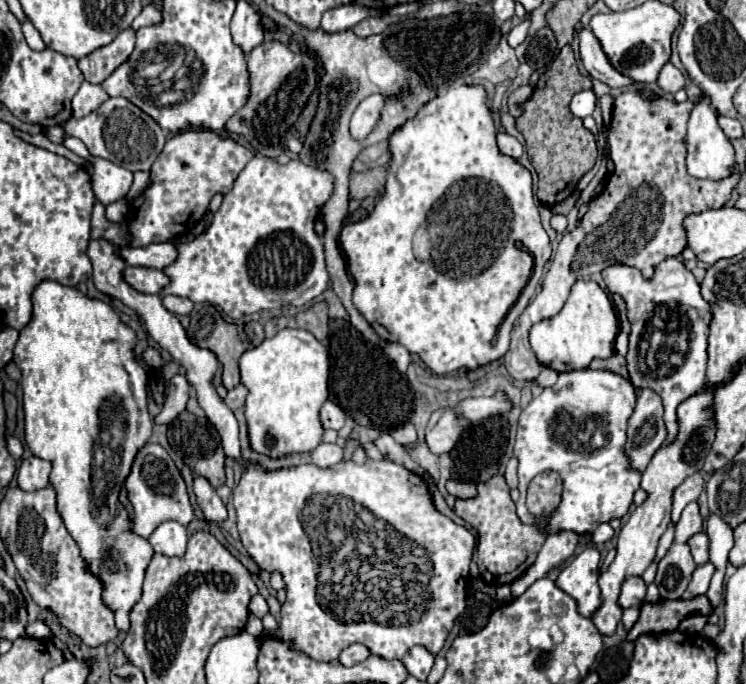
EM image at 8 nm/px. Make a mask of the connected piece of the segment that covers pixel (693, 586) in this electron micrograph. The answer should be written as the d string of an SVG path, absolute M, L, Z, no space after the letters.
M708 561L704 565L698 565L694 575L692 575L692 581L688 585L688 591L686 591L686 599L692 599L696 595L704 595L706 589L708 589L708 583L710 583L710 577L714 575L716 567Z

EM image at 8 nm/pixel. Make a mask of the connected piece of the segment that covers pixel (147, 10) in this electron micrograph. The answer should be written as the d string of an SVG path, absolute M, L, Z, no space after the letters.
M146 5L142 13L132 21L132 29L142 29L150 25L158 25L162 21L162 13L154 5Z

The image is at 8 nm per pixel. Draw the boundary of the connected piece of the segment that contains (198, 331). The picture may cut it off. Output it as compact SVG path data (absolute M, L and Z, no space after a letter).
M204 303L190 313L190 327L186 333L196 347L210 349L218 357L222 363L222 385L226 389L236 387L240 383L238 361L246 351L236 325L226 323L212 305Z

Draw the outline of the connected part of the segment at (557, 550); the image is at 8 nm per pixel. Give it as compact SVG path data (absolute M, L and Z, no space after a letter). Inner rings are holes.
M556 531L556 533L550 533L534 561L534 565L520 577L512 583L512 595L518 597L522 595L534 581L542 579L552 567L560 565L562 561L566 561L574 549L578 545L578 533L574 531Z

